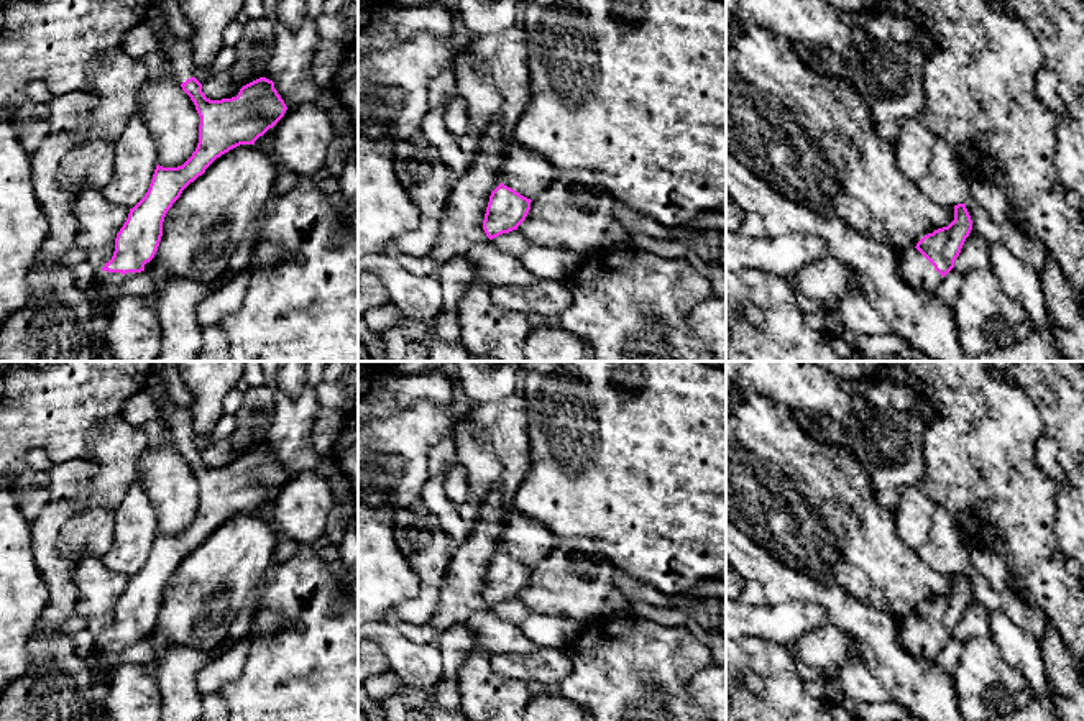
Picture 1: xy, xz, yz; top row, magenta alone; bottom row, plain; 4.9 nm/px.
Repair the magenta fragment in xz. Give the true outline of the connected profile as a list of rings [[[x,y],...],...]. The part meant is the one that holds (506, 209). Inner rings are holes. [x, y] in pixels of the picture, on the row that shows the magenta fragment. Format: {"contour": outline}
{"contour": [[[503,182],[491,192],[483,230],[489,240],[517,230],[531,210],[531,199],[521,195]]]}

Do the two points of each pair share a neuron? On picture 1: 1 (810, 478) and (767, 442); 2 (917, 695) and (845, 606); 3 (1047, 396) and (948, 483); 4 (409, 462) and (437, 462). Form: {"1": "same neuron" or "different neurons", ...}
{"1": "same neuron", "2": "same neuron", "3": "different neurons", "4": "different neurons"}

